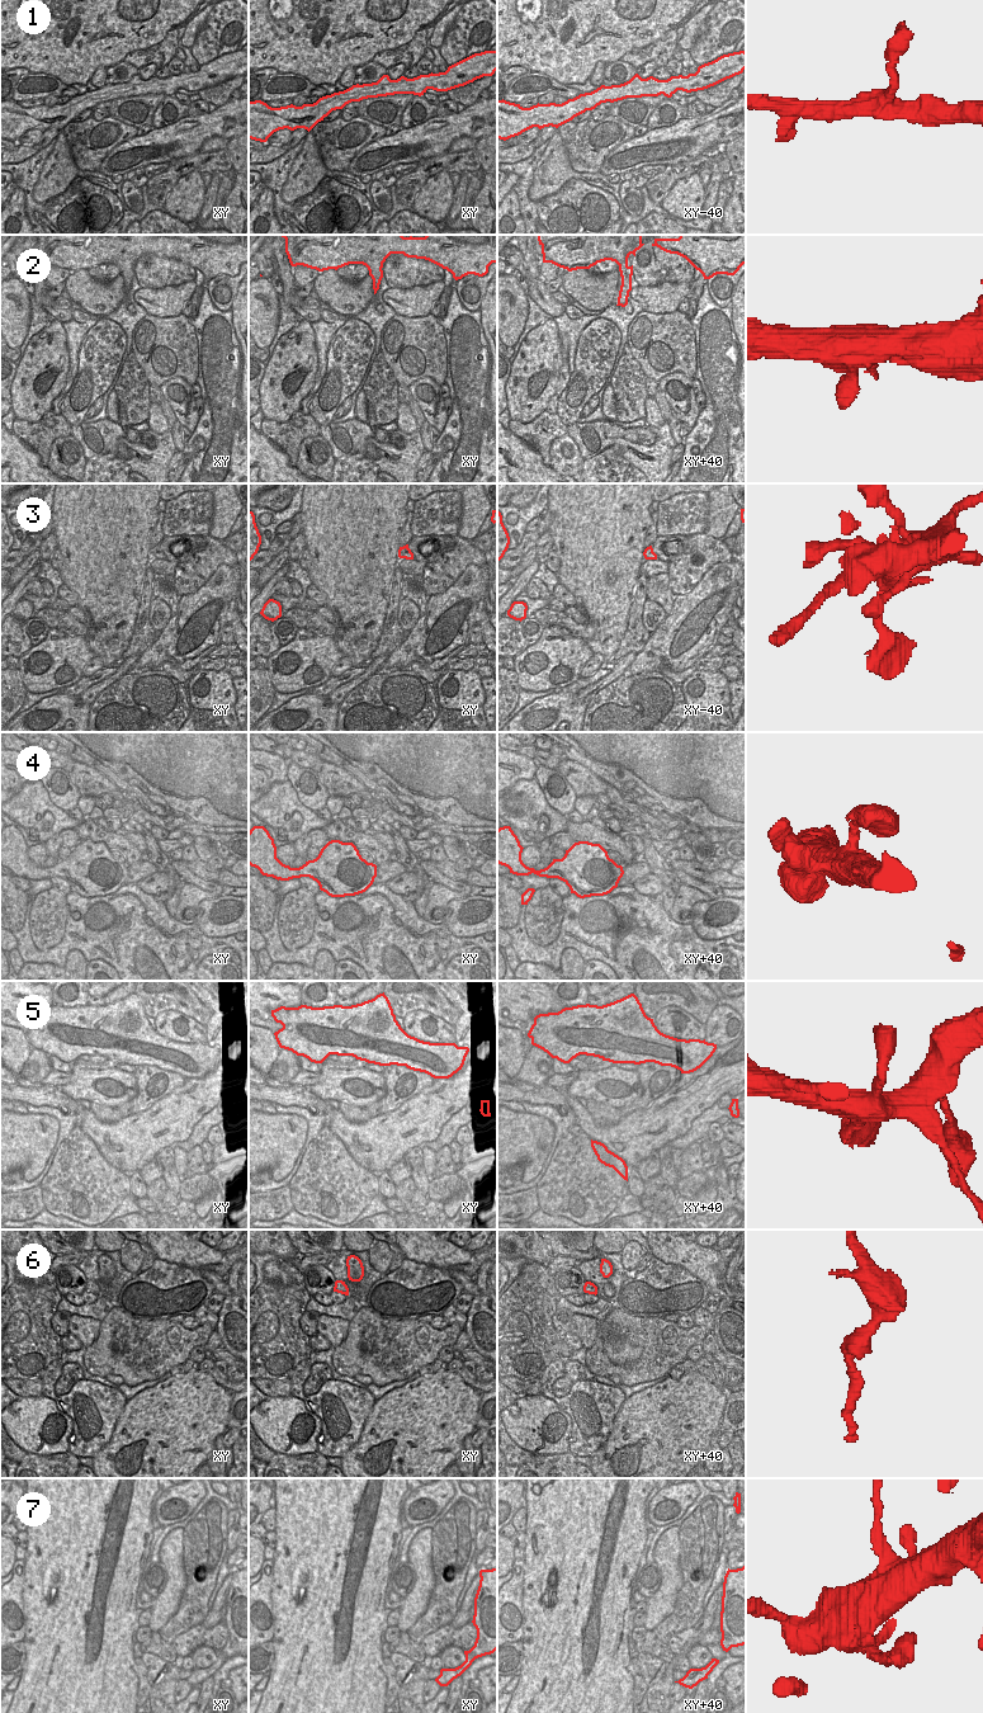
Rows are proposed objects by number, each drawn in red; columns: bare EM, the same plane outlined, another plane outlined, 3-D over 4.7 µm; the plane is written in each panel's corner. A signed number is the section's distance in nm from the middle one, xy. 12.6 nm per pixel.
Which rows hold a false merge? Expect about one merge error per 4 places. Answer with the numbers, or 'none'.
3

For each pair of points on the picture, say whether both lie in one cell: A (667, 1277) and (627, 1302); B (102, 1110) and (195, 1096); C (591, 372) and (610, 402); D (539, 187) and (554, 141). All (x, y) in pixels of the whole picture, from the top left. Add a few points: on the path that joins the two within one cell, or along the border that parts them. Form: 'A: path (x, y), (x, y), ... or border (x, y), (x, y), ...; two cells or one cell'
A: path (657, 1284), (648, 1284), (637, 1296); one cell
B: border (93, 1112), (103, 1122), (117, 1122), (122, 1118); two cells
C: border (610, 383), (601, 397); two cells
D: path (549, 177), (554, 165), (554, 152); one cell

